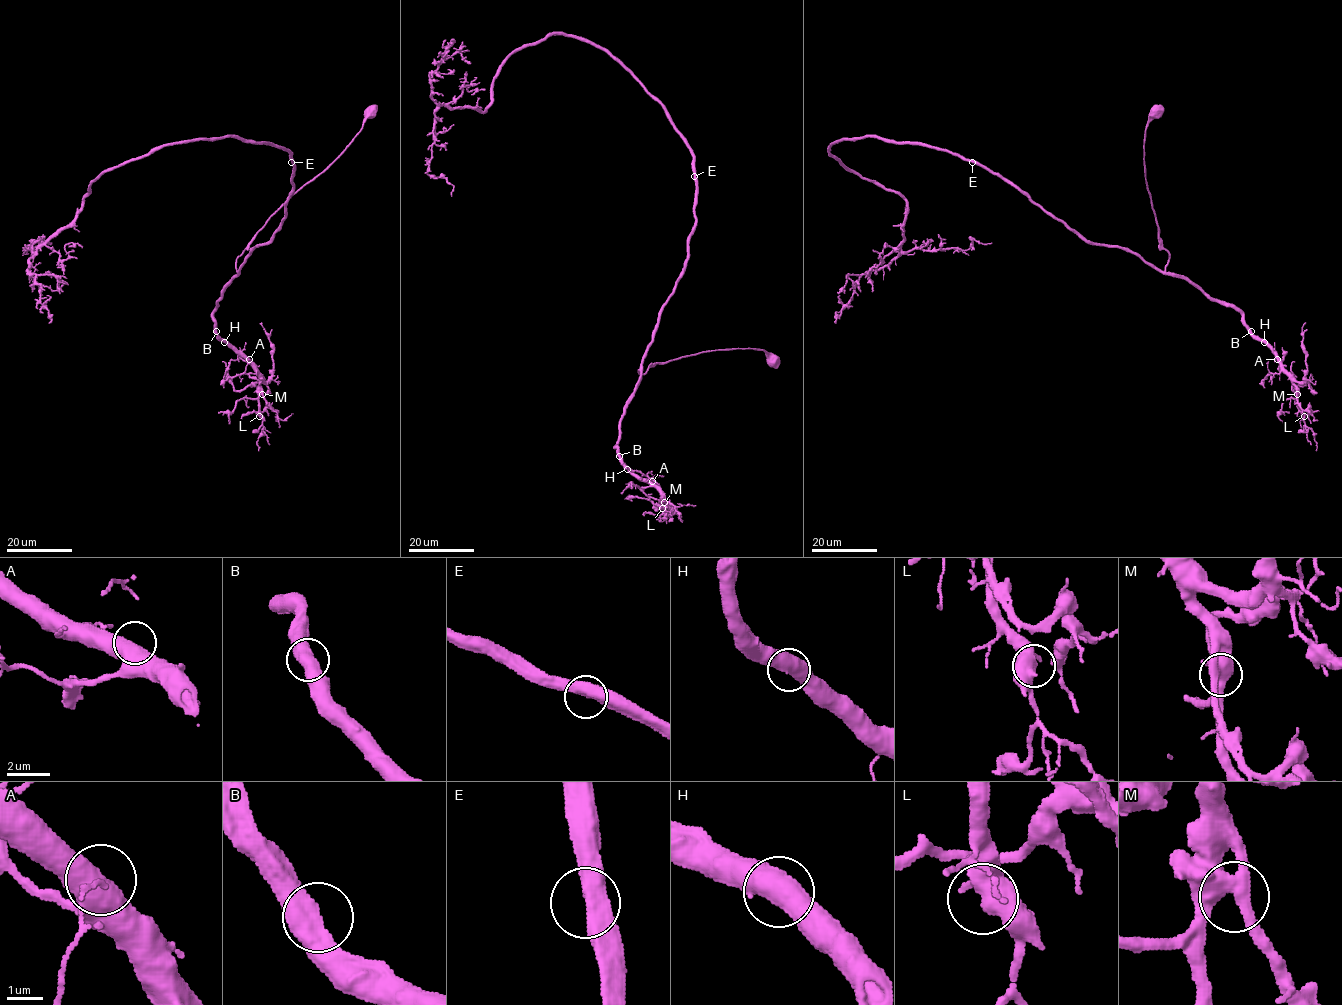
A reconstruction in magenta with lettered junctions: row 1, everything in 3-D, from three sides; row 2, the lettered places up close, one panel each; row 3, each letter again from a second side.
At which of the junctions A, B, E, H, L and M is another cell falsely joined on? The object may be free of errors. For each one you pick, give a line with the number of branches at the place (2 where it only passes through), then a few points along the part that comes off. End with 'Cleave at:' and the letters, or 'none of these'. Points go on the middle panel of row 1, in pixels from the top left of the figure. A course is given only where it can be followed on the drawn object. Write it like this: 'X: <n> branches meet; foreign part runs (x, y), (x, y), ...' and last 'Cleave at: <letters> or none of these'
Cleave at: none of these

